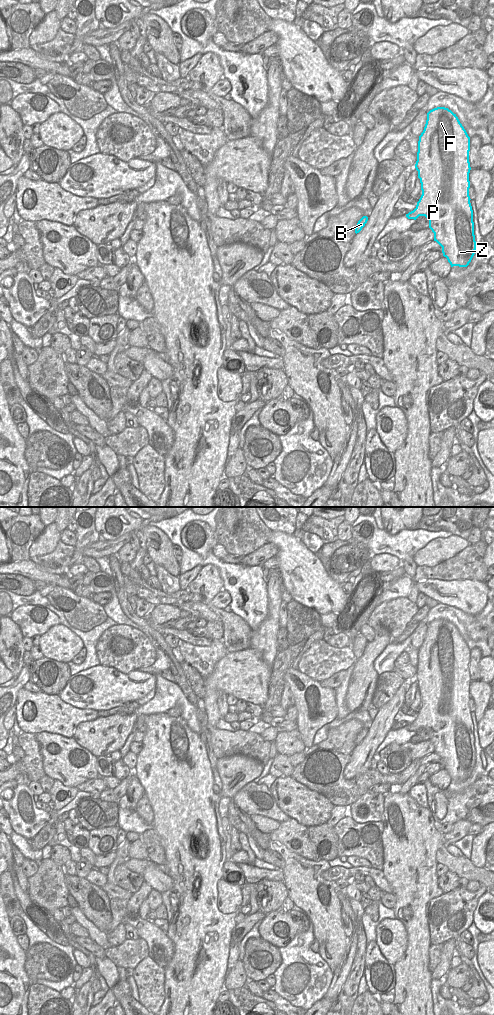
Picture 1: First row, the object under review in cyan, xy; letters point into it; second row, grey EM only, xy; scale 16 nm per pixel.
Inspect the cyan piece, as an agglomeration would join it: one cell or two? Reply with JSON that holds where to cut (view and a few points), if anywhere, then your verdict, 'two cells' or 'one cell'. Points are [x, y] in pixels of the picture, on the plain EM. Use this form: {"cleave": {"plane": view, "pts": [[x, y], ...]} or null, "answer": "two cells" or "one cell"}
{"cleave": null, "answer": "one cell"}

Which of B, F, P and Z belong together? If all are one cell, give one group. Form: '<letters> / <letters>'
B F P Z

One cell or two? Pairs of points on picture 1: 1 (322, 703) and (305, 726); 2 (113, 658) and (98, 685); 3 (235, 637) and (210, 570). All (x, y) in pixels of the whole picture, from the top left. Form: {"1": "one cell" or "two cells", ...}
{"1": "one cell", "2": "two cells", "3": "one cell"}

